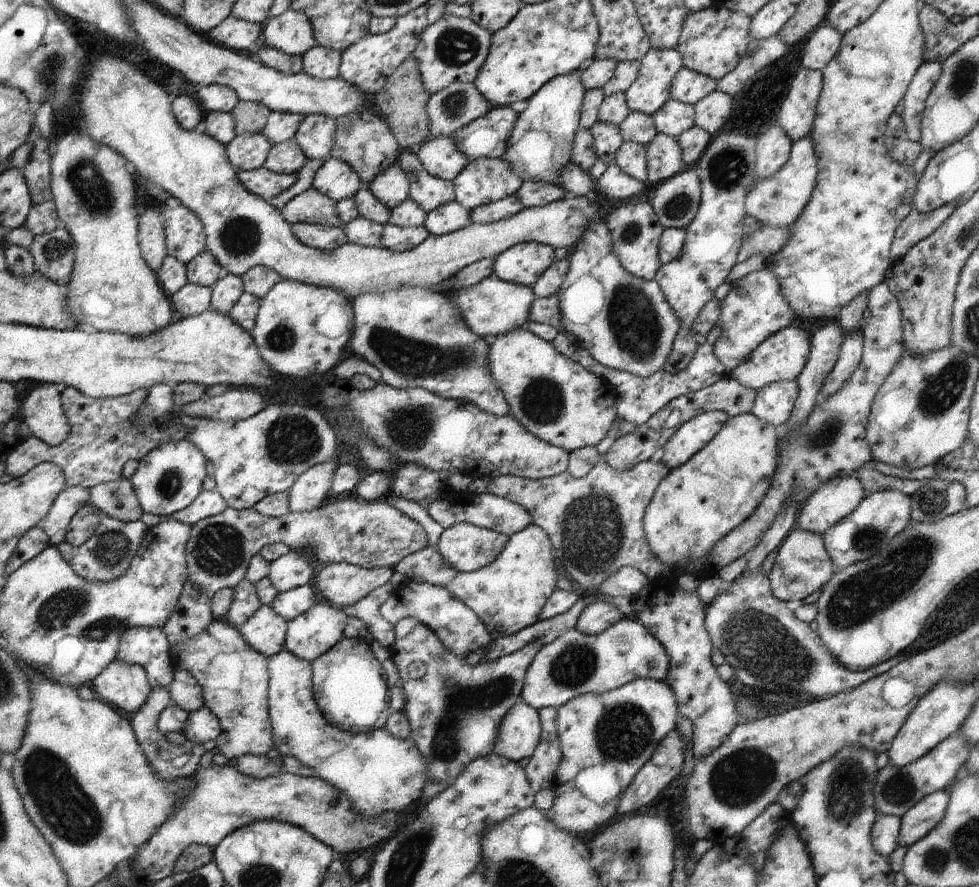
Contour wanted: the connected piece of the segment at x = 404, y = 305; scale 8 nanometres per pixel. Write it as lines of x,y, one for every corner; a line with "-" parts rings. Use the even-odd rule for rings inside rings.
398,287
388,292
366,292
351,301
355,319
352,338
348,340
347,346
380,370
380,382
392,388
421,388
445,399
466,400
494,416
509,414
508,403
496,387
490,372
488,344
485,344
484,337
468,330
466,334
462,334
462,320
456,320
450,326
442,326
440,330
434,330
432,322
440,314
442,304
448,302
445,295
436,294
424,287

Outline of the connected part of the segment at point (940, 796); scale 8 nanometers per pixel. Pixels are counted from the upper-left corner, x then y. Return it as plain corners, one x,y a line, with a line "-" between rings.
939,790
925,796
916,806
912,806
904,816
901,816
898,846
909,847
916,844
936,828
946,814
949,800
949,790

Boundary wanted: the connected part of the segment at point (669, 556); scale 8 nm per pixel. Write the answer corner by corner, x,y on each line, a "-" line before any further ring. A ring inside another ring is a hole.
751,412
729,417
716,436
704,445
688,462
671,470
663,478
644,515
644,534
652,554
674,572
674,577
682,573
692,574
690,568
694,560
703,560
710,554
714,544
724,538
738,524
748,520
770,488
777,470
779,436
777,429

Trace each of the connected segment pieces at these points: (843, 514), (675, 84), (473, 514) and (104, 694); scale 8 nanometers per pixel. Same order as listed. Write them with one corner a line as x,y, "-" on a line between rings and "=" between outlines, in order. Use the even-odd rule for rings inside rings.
855,475
824,482
801,505
797,513
800,529
823,536
828,528
850,516
867,495
868,492
=
683,66
672,81
670,99
695,105
716,90
717,80
=
461,493
447,498
446,500
435,500
428,506
426,512
432,520
436,520
444,530
452,528
454,524
471,524
478,528
487,528
507,537
522,532
526,526
533,524
532,516
519,504
506,500
505,498
494,496
490,493
472,494
=
115,659
92,682
98,699
126,712
138,712
145,704
153,683
146,670
138,664

